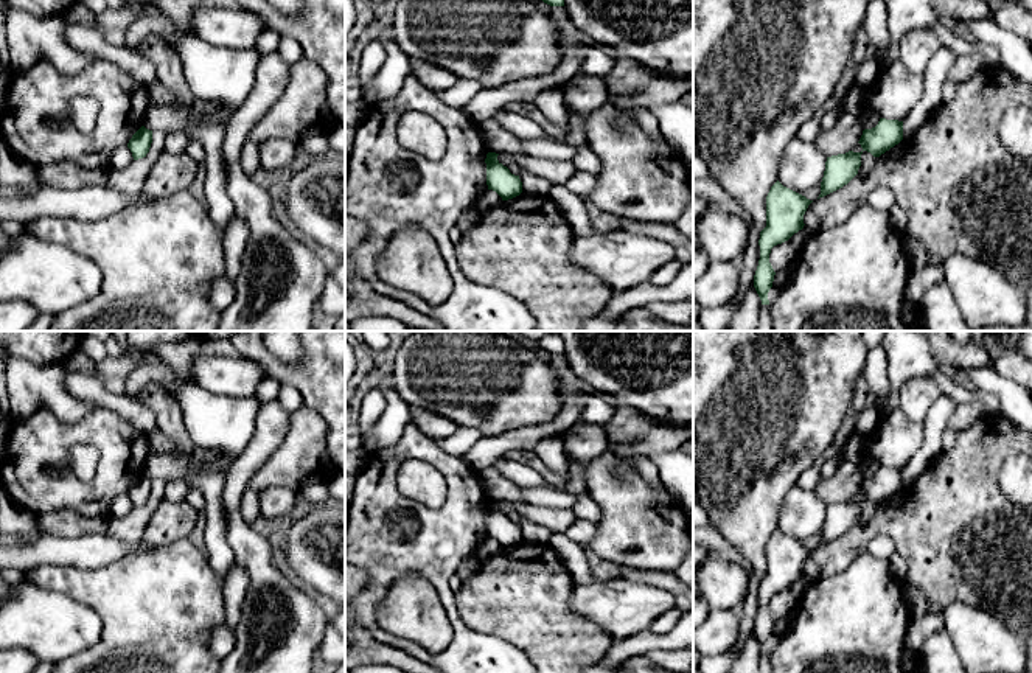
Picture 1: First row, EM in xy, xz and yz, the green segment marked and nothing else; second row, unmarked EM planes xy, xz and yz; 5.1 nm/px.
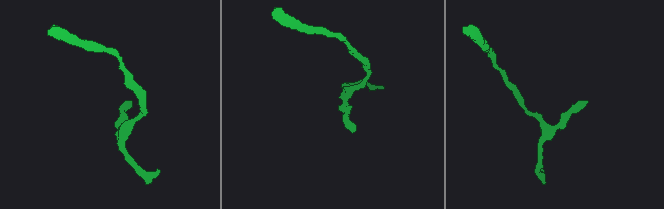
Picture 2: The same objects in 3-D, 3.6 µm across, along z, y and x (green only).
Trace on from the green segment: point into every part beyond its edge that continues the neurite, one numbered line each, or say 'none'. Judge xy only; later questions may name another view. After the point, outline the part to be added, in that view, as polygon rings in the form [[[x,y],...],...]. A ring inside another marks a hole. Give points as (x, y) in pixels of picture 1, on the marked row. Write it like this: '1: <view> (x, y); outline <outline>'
none

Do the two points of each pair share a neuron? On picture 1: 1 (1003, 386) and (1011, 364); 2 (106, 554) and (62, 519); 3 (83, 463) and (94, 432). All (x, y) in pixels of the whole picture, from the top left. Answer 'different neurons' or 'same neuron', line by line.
1: different neurons
2: different neurons
3: different neurons

